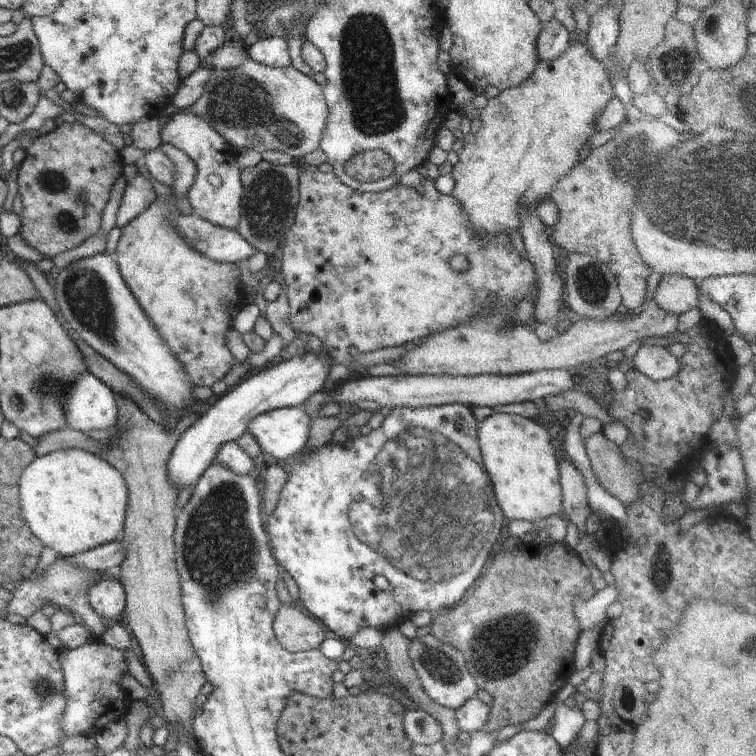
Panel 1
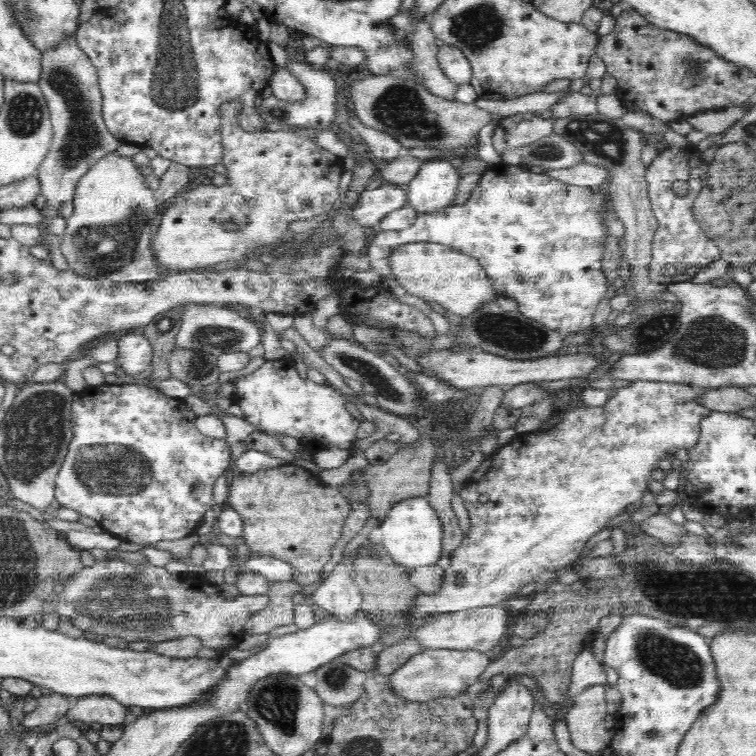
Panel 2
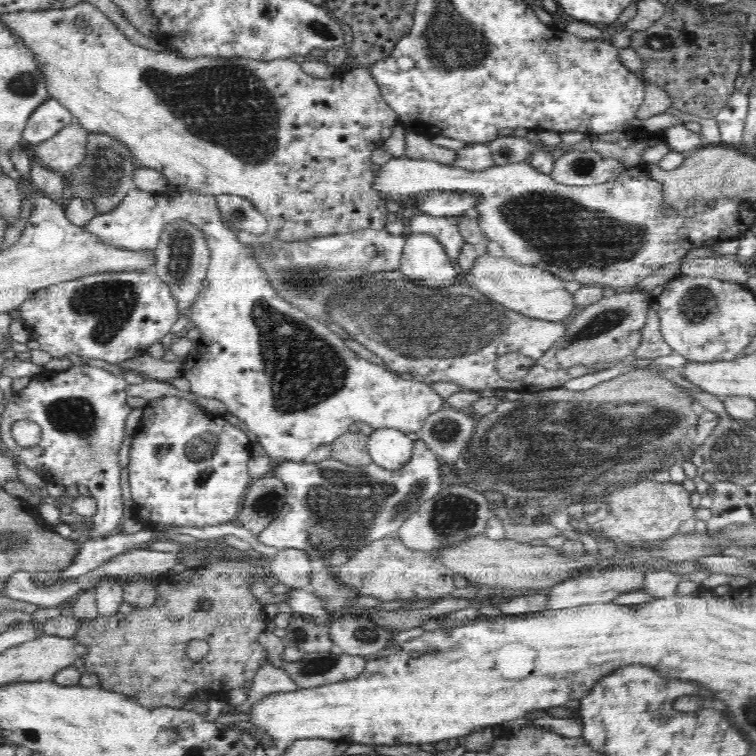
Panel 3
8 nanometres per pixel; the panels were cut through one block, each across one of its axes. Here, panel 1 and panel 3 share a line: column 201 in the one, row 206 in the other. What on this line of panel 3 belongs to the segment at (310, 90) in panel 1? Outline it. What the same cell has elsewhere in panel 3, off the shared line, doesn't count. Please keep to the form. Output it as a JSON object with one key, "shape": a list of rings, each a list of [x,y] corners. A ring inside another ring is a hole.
{"shape":[[[90,133],[87,137],[86,157],[83,162],[72,168],[66,176],[67,199],[80,198],[93,202],[97,207],[97,215],[116,210],[122,200],[128,196],[129,190],[134,188],[134,172],[139,167],[138,161],[132,157],[120,140],[106,134]]]}

